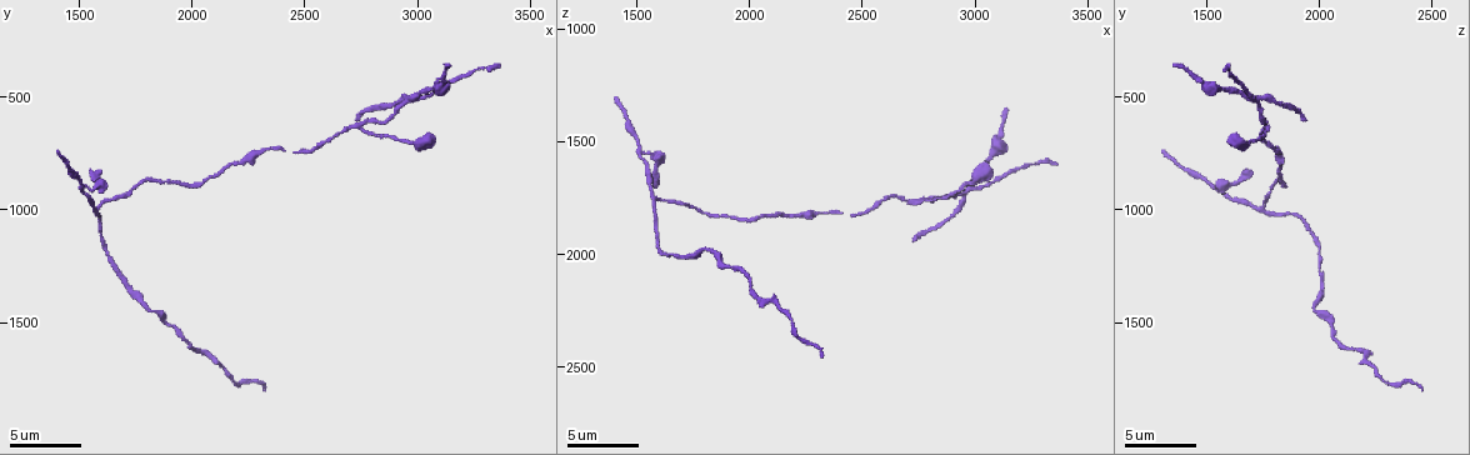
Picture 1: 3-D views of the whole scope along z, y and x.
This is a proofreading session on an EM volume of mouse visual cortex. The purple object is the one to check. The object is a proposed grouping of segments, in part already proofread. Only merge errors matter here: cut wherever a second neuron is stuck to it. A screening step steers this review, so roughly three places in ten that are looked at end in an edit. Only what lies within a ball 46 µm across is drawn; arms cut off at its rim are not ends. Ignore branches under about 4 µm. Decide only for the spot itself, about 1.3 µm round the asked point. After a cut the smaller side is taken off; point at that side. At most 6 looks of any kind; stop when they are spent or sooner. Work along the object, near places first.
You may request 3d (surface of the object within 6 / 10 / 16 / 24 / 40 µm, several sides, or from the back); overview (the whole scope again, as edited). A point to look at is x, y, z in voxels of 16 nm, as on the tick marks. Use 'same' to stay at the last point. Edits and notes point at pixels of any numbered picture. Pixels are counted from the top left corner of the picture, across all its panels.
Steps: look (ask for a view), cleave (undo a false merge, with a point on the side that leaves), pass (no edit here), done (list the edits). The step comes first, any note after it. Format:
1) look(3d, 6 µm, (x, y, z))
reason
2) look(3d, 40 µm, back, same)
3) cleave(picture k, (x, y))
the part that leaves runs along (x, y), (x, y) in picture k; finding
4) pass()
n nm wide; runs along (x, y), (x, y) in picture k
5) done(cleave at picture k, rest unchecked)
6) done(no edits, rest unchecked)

look(3d, 6 µm, (1560, 1010, 1760))
three-way junction

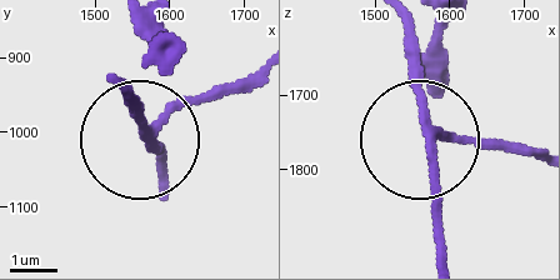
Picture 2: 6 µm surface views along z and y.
cleave(picture 2, (130, 110))
the part that leaves runs along (425, 120), (410, 29) in picture 2; a second neuron is stuck on

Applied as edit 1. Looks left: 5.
look(overview)

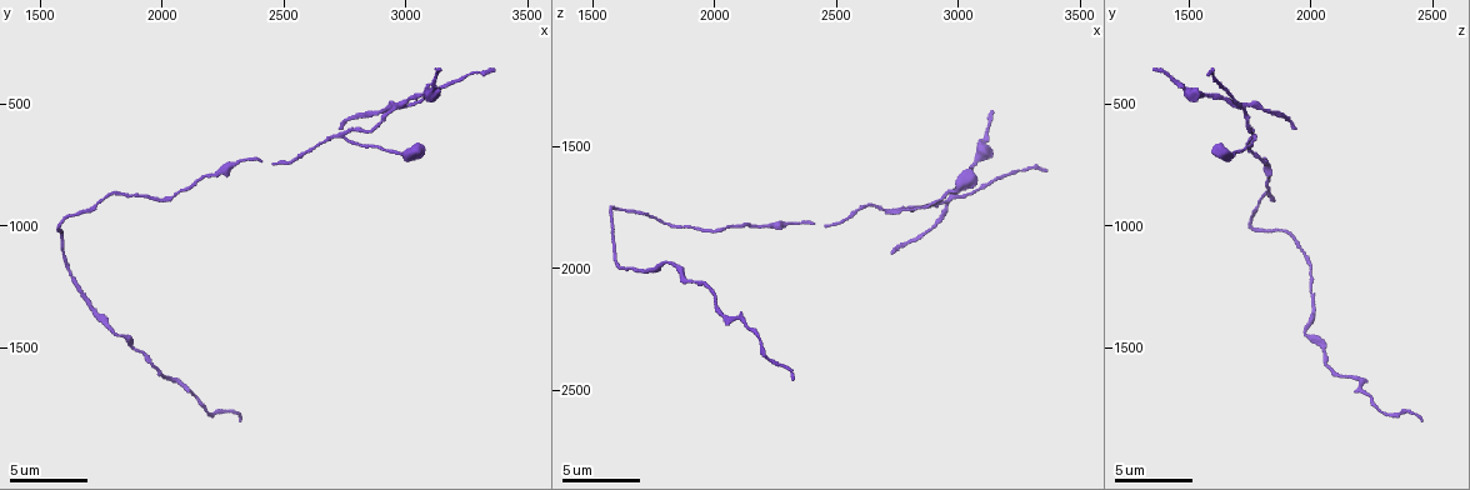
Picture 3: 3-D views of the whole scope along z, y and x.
look(3d, 6 µm, (2740, 620, 1770))
three-way junction

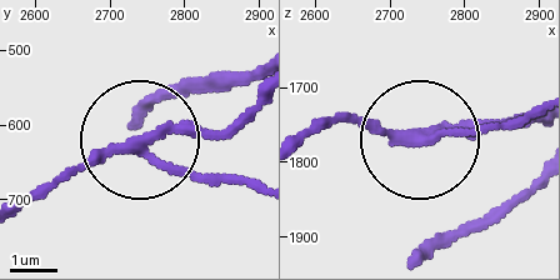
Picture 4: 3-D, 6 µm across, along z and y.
cleave(picture 4, (205, 180))
200 nm wide; the part that leaves runs along (140, 146), (256, 183) in picture 4; two neurons meet here

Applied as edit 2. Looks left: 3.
look(3d, 10 µm, (3010, 500, 1670))
a fork

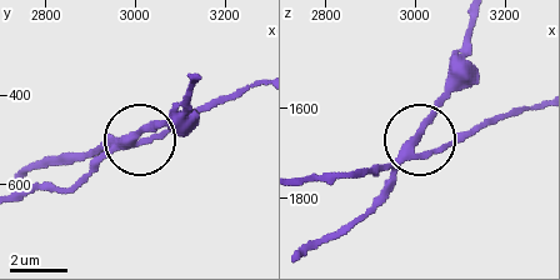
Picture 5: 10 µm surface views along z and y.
cleave(picture 5, (101, 146))
side arm 7 µm; the part that leaves runs along (404, 154), (471, 20) in picture 5; two neurons meet here

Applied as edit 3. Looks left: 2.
done(cleave at picture 2, cleave at picture 4, cleave at picture 5, rest unchecked)

